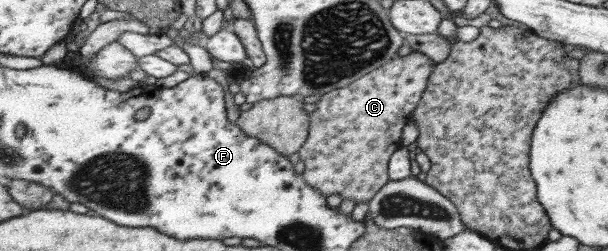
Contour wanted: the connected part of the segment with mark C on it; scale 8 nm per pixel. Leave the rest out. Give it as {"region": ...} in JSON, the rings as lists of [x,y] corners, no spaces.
{"region":[[[411,51],[405,56],[396,56],[343,88],[319,95],[319,99],[314,103],[315,110],[308,114],[307,140],[297,151],[298,160],[303,162],[301,177],[305,184],[324,196],[339,194],[342,200],[351,198],[354,204],[368,202],[379,188],[388,182],[389,157],[401,146],[402,129],[419,103],[434,64],[428,56]]]}

